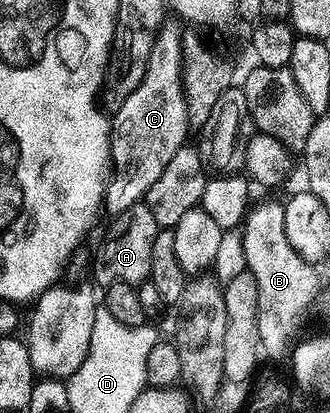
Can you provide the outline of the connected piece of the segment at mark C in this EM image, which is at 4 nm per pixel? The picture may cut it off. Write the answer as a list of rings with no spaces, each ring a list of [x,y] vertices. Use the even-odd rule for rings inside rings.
[[[164,17],[155,37],[153,52],[149,52],[149,64],[141,84],[129,92],[129,100],[125,100],[110,119],[111,171],[102,205],[111,216],[125,212],[125,208],[135,202],[144,201],[157,176],[165,172],[165,164],[169,164],[177,148],[188,141],[187,105],[183,91],[184,29],[184,23],[178,17]]]

